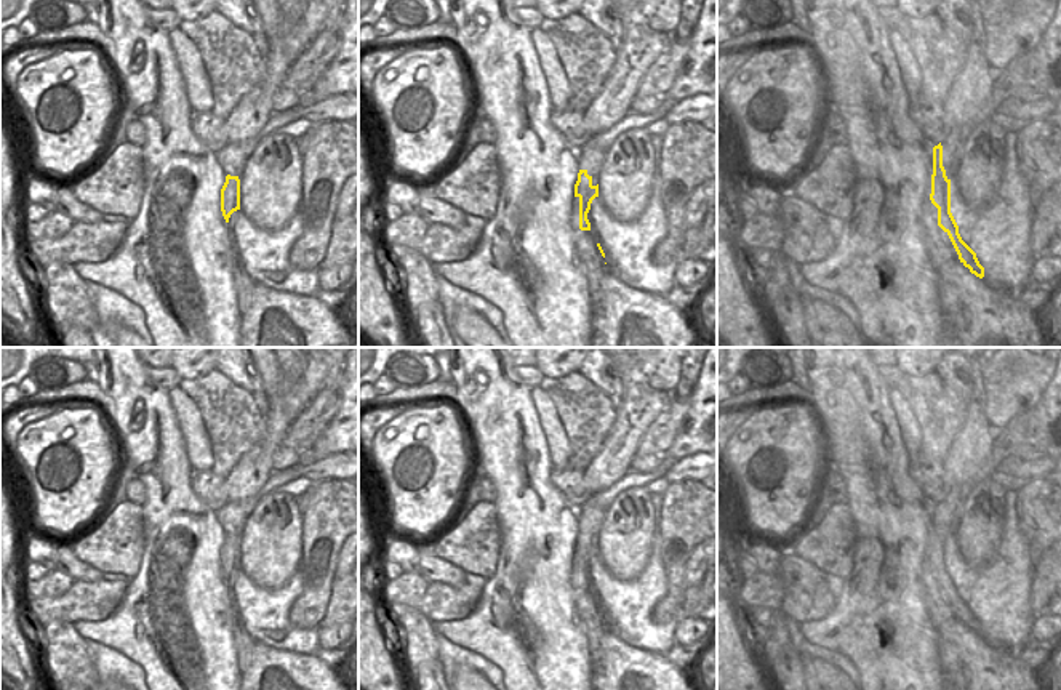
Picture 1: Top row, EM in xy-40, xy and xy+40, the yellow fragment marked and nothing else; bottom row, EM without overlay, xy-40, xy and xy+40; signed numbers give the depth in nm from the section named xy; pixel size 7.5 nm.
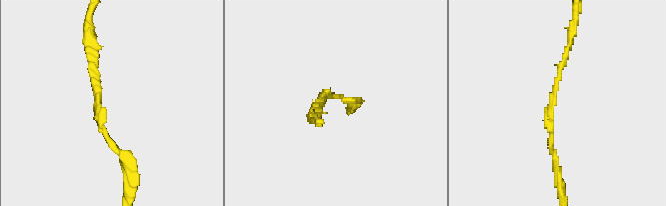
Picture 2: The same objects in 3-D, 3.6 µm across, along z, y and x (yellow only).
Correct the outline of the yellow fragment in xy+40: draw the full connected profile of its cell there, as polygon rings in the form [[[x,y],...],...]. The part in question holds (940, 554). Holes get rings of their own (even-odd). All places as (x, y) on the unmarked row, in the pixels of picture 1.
[[[941,501],[933,506],[930,559],[938,567],[938,584],[949,594],[960,621],[968,626],[971,632],[983,637],[984,626],[979,623],[976,612],[962,599],[959,584],[951,572],[951,538],[946,535],[946,528],[943,525]]]

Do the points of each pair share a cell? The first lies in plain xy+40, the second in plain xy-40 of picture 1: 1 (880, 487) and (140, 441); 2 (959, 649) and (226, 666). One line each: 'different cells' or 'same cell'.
1: same cell
2: different cells

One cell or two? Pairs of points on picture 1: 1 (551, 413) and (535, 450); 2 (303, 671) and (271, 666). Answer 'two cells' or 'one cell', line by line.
1: two cells
2: one cell

